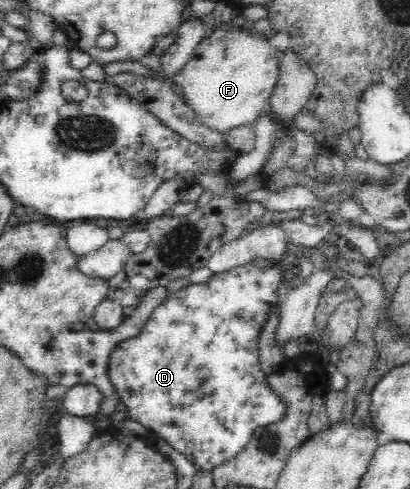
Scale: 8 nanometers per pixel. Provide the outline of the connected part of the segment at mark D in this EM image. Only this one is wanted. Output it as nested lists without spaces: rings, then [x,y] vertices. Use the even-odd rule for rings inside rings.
[[[247,262],[245,265],[237,265],[237,267],[233,267],[229,271],[223,271],[223,273],[213,273],[207,281],[201,284],[190,283],[175,292],[169,291],[165,301],[153,309],[153,313],[151,313],[139,335],[119,343],[110,355],[108,375],[111,382],[113,382],[113,386],[115,386],[115,390],[117,390],[117,394],[119,394],[119,403],[127,406],[127,419],[135,420],[143,427],[155,431],[159,437],[165,439],[173,447],[174,452],[183,453],[197,471],[212,472],[214,467],[228,462],[248,445],[257,428],[279,421],[287,412],[279,394],[273,392],[267,386],[267,375],[261,370],[258,349],[261,330],[266,324],[272,309],[277,307],[277,288],[280,286],[280,281],[284,280],[284,271],[286,269],[281,269],[278,264],[263,269],[253,266],[251,262]]]

